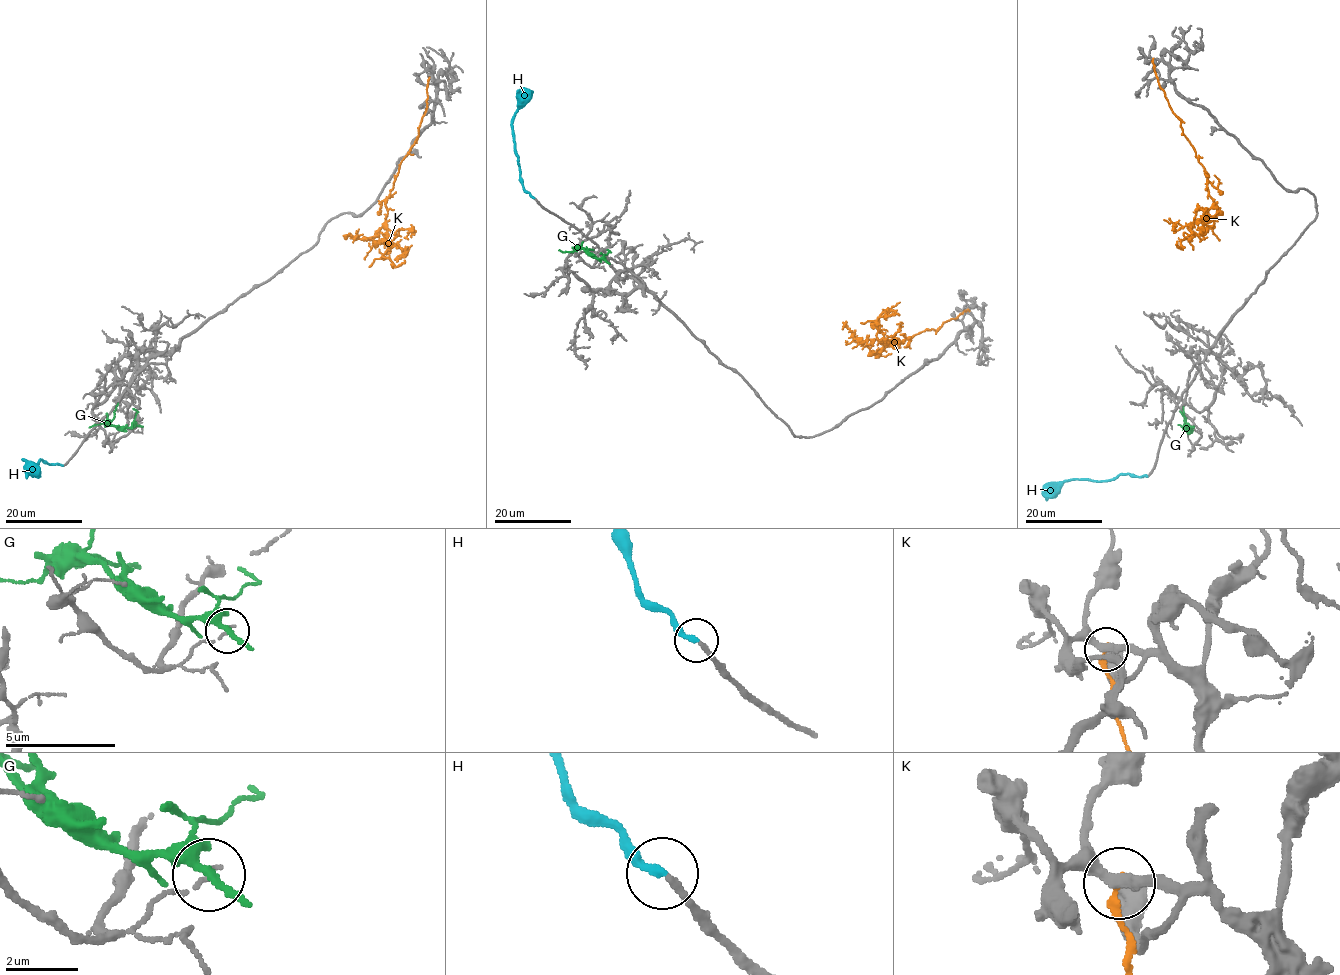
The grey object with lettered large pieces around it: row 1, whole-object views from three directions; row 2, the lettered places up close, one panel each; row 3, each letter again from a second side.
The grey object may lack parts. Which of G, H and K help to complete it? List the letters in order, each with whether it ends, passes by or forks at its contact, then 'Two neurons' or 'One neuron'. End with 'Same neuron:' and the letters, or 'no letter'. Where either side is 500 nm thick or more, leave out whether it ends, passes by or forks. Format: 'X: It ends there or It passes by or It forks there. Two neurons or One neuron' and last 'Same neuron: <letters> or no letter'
G: It forks there. Two neurons
H: It ends there. One neuron
K: It ends there. Two neurons
Same neuron: H

